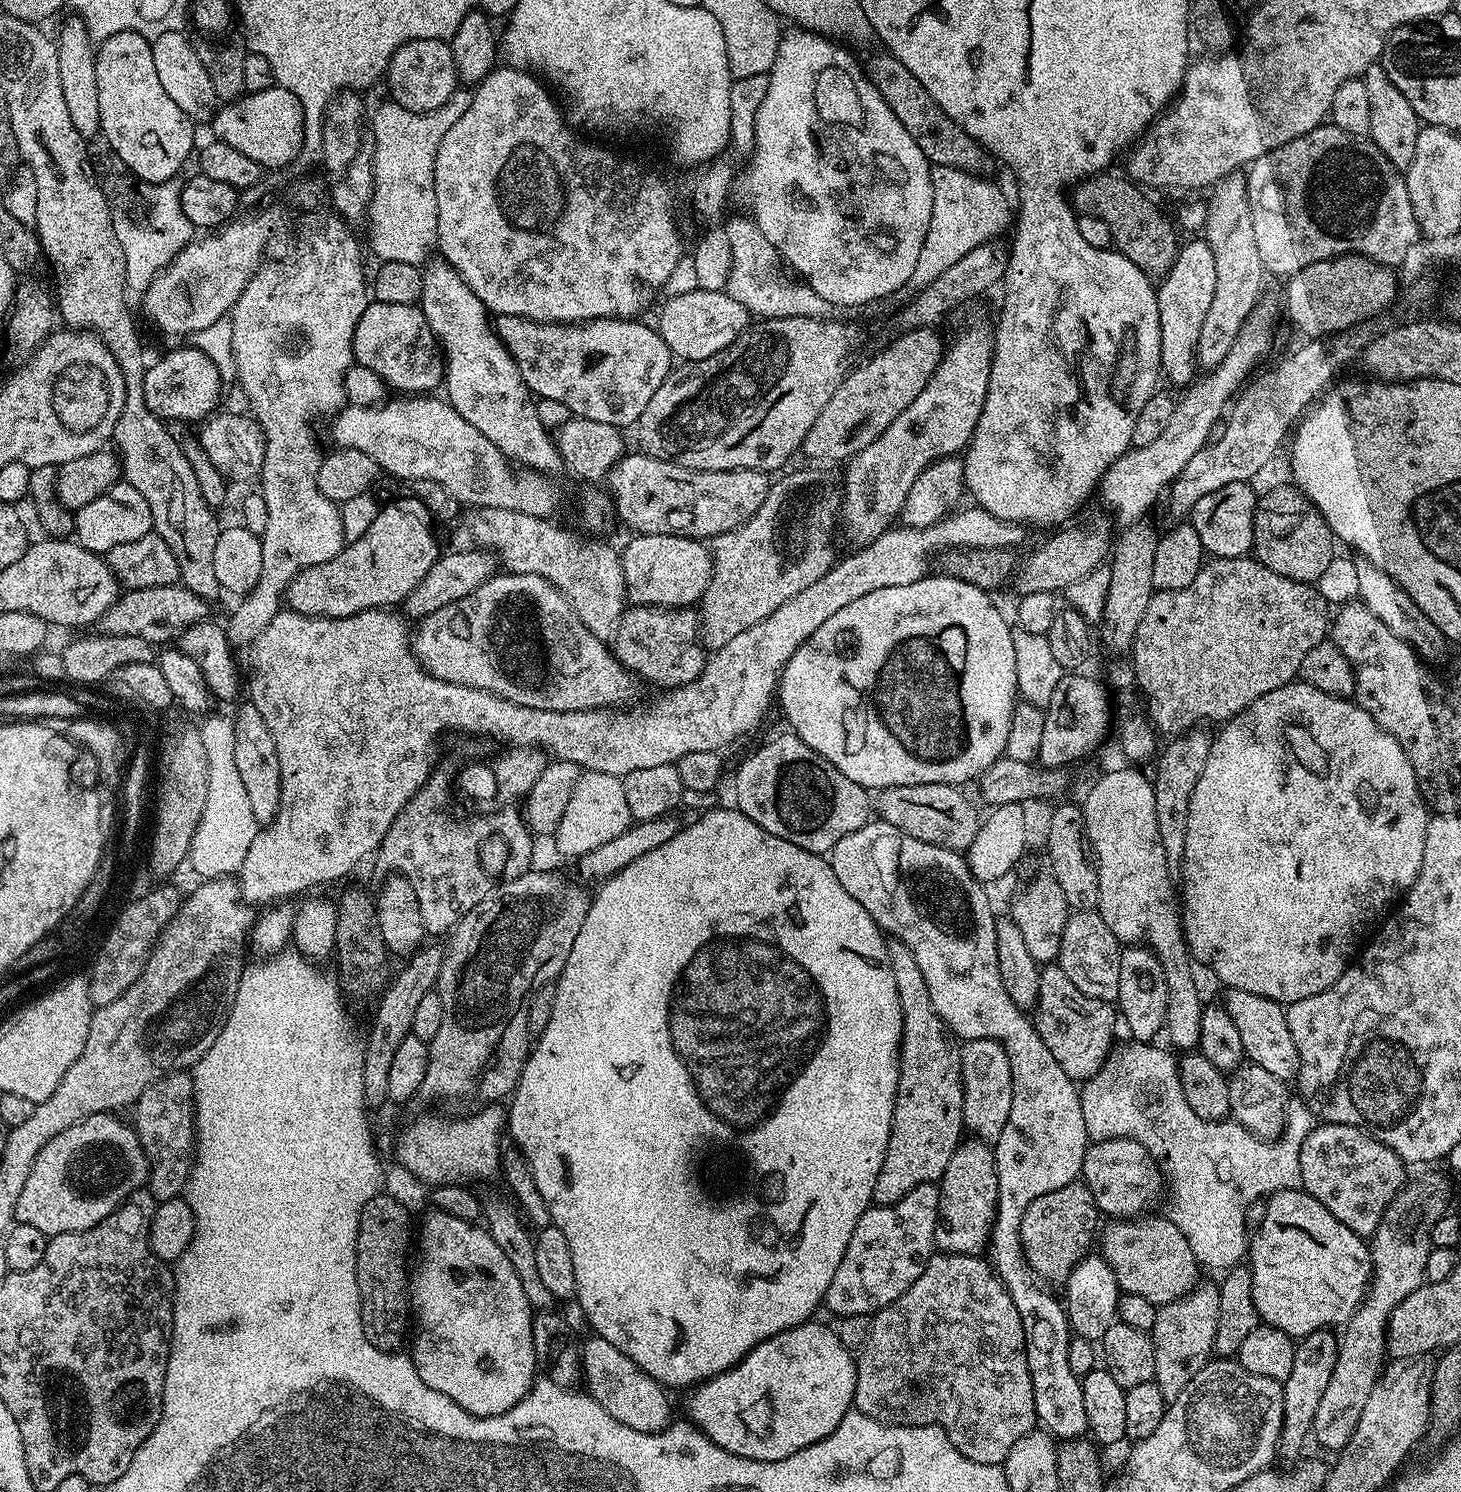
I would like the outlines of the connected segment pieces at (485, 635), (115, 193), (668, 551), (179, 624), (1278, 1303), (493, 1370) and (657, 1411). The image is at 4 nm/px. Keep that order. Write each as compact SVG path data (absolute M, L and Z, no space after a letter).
M508 572L491 576L474 594L434 610L415 625L412 651L434 678L451 684L486 690L518 706L555 712L585 712L595 708L628 706L636 696L637 677L616 660L605 641L594 638L570 602L546 578Z
M112 174L103 177L101 188L107 195L114 218L114 234L122 245L126 259L126 278L131 291L143 292L148 288L156 273L165 268L195 237L196 229L186 217L181 206L181 192L185 179L179 175L164 183L145 184L140 188L143 206L148 209L140 214L134 208L134 194L129 177Z
M639 534L620 552L624 590L636 606L687 608L704 597L712 577L712 554L703 539L670 534Z
M177 582L170 586L146 586L125 591L102 614L98 628L106 636L129 636L130 638L146 638L153 646L164 646L175 641L180 633L200 620L209 619L209 601L203 600L189 588Z
M1300 1188L1275 1192L1273 1196L1267 1197L1263 1208L1264 1221L1257 1232L1255 1229L1250 1240L1250 1251L1246 1256L1252 1269L1254 1306L1261 1321L1293 1338L1336 1330L1347 1324L1360 1309L1372 1283L1372 1249L1365 1237L1342 1226L1342 1222L1338 1222L1338 1218L1334 1218L1334 1214L1330 1214L1330 1210L1322 1206L1322 1202Z
M435 1210L429 1211L429 1216L425 1218L424 1225L419 1225L418 1228L418 1240L420 1236L420 1257L415 1257L414 1267L410 1272L410 1279L408 1281L408 1299L410 1301L410 1312L414 1317L414 1335L411 1337L412 1340L412 1349L410 1349L410 1355L414 1366L418 1370L418 1378L422 1378L422 1382L426 1382L426 1386L430 1386L430 1390L438 1390L438 1394L446 1394L446 1398L450 1398L450 1402L458 1402L458 1406L462 1406L462 1410L466 1410L472 1416L501 1416L506 1410L510 1410L514 1405L522 1400L524 1395L529 1392L529 1390L535 1384L538 1373L535 1372L535 1368L538 1368L538 1361L536 1355L534 1354L533 1348L533 1328L532 1328L532 1318L534 1315L534 1309L529 1302L529 1299L526 1298L524 1289L522 1288L521 1280L514 1273L514 1268L510 1264L510 1260L506 1257L506 1254L502 1252L497 1245L495 1245L494 1240L490 1238L488 1231L485 1227L478 1225L477 1223L472 1224L468 1222L463 1222L460 1218L454 1218L451 1214L446 1214L445 1212L437 1212Z
M595 1334L589 1337L588 1341L583 1341L580 1349L582 1384L588 1395L594 1398L594 1402L598 1402L598 1406L602 1406L602 1410L606 1410L606 1414L630 1426L630 1430L664 1431L673 1419L672 1404L668 1401L669 1393L664 1385L650 1378L650 1374L646 1374L638 1362L626 1358L626 1354L622 1354L618 1346L606 1342L606 1338Z

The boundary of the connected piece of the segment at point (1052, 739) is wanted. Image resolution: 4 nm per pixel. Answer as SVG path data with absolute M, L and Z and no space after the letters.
M1066 674L1058 686L1054 686L1054 698L1050 698L1044 709L1042 746L1038 746L1036 755L1039 767L1067 769L1068 764L1078 763L1095 744L1103 742L1108 723L1113 723L1109 689L1103 683L1100 685L1098 681L1080 675L1084 674Z

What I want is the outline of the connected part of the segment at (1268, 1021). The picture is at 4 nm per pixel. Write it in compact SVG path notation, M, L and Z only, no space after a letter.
M1229 988L1223 994L1225 996L1222 1006L1230 1014L1230 1018L1234 1018L1234 1026L1238 1026L1245 1057L1251 1063L1262 1066L1262 1070L1274 1074L1274 1078L1291 1081L1300 1070L1300 1055L1294 1046L1294 1037L1290 1035L1290 1026L1286 1022L1285 1005L1237 988Z

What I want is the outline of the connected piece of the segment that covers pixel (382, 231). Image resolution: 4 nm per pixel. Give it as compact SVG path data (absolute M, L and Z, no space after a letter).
M457 87L456 93L438 110L411 112L387 102L370 116L374 134L374 198L368 207L368 240L377 261L423 265L437 247L438 198L434 194L434 158L446 130L470 110L472 92Z

